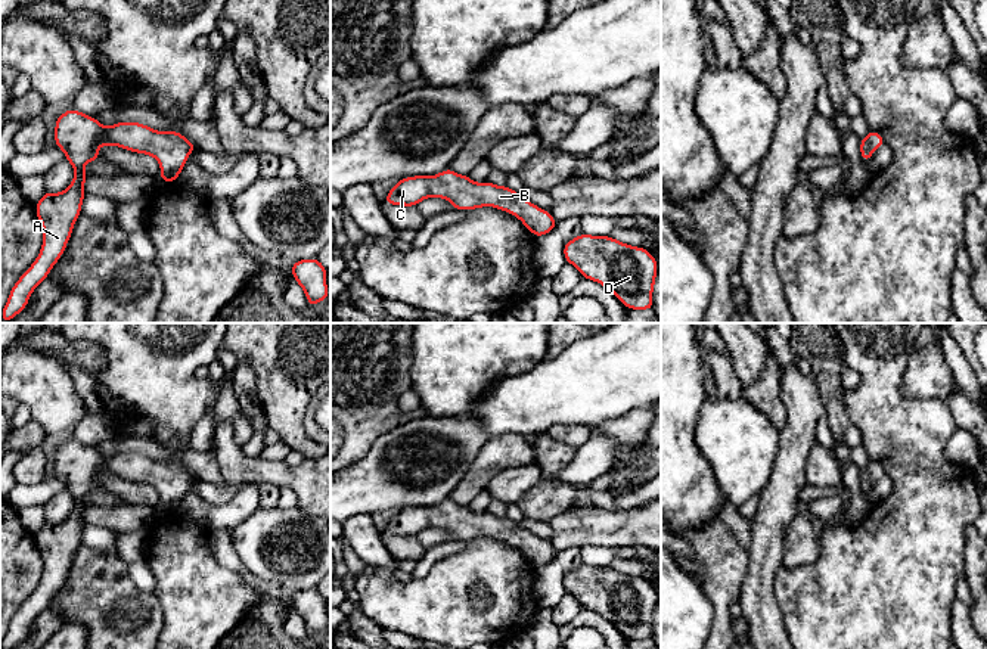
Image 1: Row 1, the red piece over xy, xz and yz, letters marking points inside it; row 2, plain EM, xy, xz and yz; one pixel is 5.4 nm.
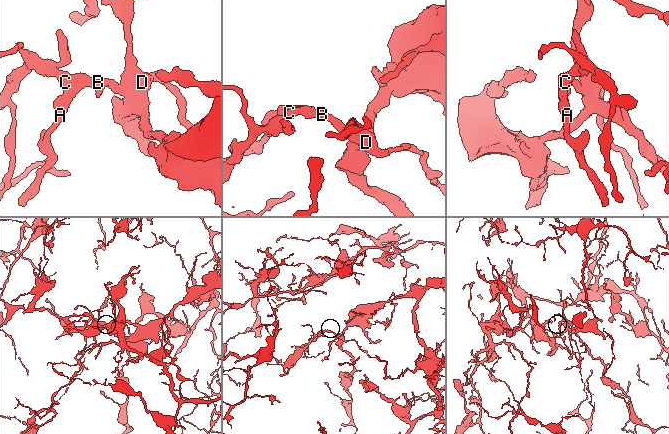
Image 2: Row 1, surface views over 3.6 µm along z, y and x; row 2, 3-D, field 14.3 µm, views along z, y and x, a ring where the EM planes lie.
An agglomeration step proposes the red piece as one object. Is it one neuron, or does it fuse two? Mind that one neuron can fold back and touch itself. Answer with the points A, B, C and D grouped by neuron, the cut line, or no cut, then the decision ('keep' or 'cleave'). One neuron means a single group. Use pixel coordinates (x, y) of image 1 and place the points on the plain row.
groups A B C D; cut none; keep

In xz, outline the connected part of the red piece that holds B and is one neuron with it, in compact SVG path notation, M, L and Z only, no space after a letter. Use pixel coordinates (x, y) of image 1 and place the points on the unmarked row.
M451 499L437 506L413 506L398 510L382 532L416 537L426 528L444 528L453 540L462 541L482 537L499 538L519 549L536 568L550 563L558 553L550 541L521 528L513 519L490 512L474 513L469 506L456 504Z

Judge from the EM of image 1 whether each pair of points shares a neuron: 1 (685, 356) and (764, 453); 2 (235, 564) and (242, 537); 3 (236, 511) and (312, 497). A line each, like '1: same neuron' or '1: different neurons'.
1: different neurons
2: different neurons
3: different neurons

